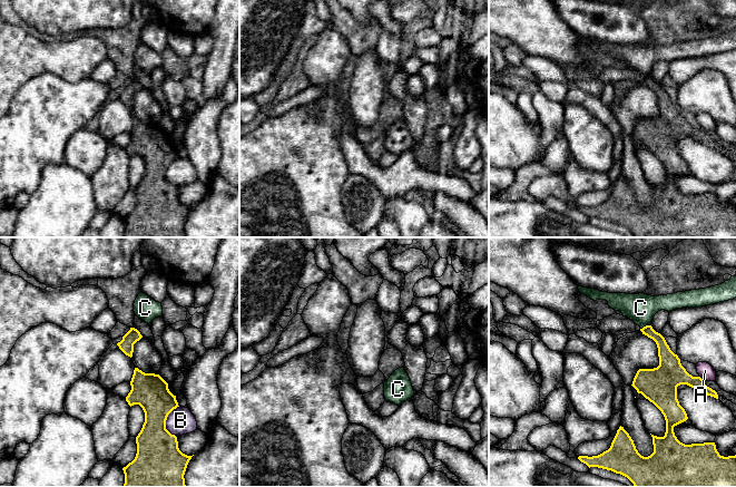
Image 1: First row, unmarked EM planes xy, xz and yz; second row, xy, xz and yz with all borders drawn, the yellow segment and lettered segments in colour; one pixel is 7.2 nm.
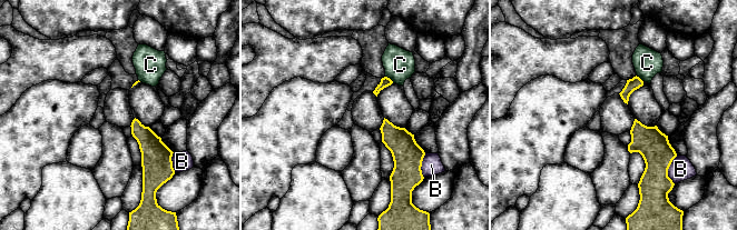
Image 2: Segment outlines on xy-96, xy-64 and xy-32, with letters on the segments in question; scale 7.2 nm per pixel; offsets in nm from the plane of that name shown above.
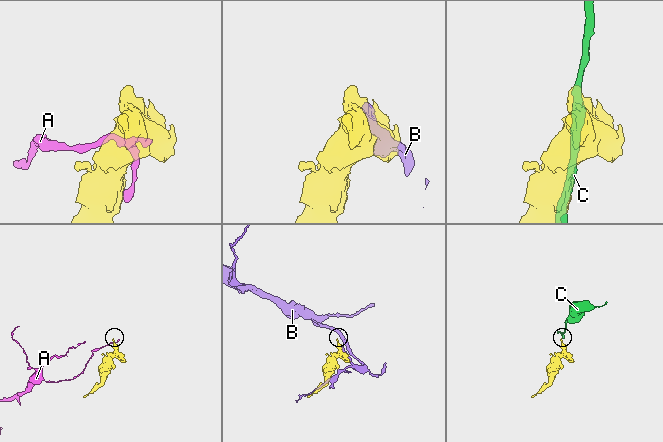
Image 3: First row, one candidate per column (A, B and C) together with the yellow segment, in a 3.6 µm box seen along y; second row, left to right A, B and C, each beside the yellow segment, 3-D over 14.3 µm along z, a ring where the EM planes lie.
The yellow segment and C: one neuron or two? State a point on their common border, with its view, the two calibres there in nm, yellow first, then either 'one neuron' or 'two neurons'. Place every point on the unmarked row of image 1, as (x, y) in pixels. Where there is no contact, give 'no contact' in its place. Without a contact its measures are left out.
yz (646, 76) | 100/220 nm | two neurons

